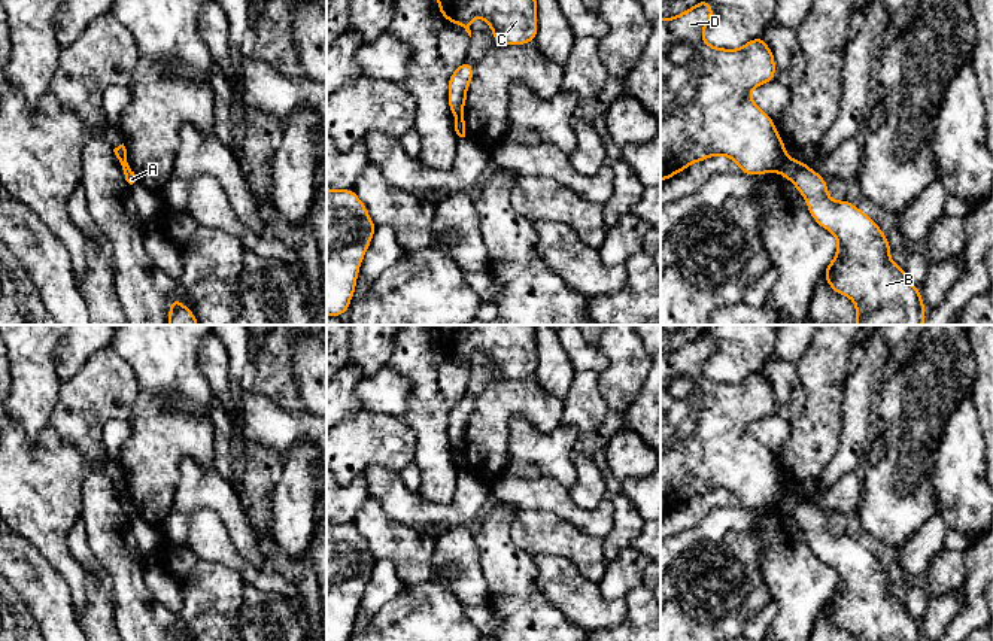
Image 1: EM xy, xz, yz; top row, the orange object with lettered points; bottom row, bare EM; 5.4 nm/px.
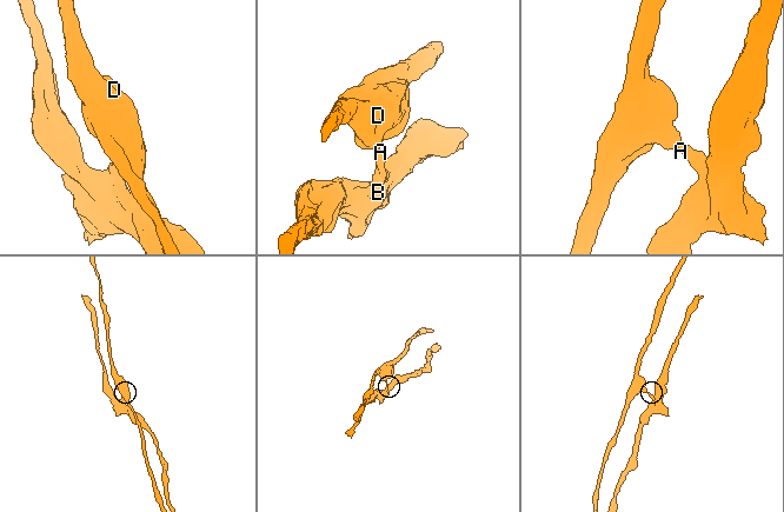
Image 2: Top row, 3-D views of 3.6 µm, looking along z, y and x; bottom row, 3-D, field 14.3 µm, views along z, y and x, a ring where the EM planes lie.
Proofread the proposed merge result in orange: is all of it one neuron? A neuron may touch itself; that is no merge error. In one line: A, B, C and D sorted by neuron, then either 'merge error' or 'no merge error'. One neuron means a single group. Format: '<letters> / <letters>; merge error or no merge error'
A B / C D; merge error

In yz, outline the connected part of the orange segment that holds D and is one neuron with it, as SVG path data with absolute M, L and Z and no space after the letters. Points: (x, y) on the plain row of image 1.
M705 332L674 352L661 352L661 516L683 505L693 496L699 496L710 490L717 489L725 489L731 492L734 496L740 499L743 507L747 510L778 507L787 493L787 484L781 471L778 470L778 465L775 464L774 453L769 449L766 449L748 429L748 426L753 422L775 413L775 395L772 385L765 377L763 371L756 371L744 377L738 383L723 383L711 380L704 374L704 362L711 356L711 353L713 353L713 340Z

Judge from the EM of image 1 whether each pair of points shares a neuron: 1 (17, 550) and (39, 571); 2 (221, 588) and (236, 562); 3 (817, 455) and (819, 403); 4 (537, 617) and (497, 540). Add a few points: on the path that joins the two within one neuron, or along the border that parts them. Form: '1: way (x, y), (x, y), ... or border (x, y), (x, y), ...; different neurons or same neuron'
1: way (23, 556), (33, 567); same neuron
2: border (200, 559), (234, 568), (246, 583); different neurons
3: way (820, 441), (820, 416); same neuron
4: way (518, 598), (513, 592), (512, 574), (501, 559); same neuron

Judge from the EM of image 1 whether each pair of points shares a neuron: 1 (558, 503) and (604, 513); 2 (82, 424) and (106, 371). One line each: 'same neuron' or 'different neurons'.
1: same neuron
2: same neuron

